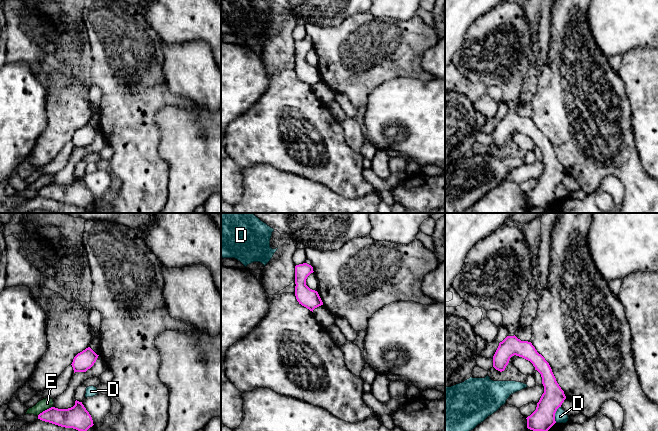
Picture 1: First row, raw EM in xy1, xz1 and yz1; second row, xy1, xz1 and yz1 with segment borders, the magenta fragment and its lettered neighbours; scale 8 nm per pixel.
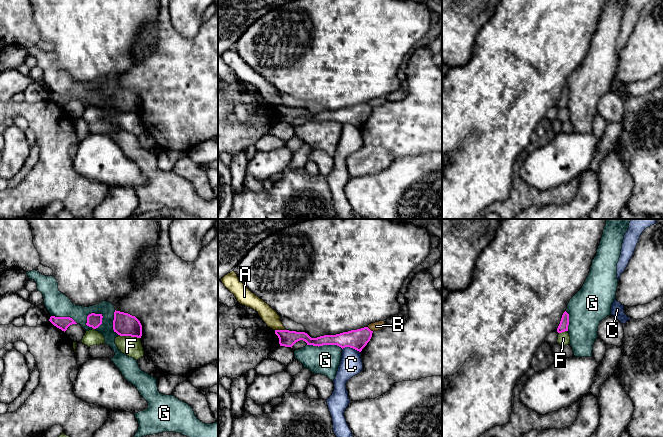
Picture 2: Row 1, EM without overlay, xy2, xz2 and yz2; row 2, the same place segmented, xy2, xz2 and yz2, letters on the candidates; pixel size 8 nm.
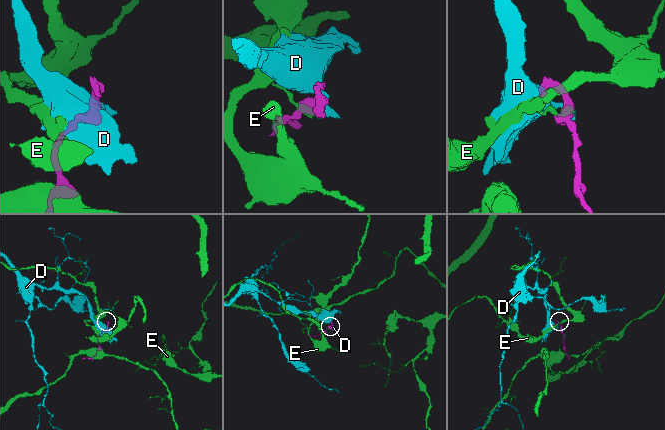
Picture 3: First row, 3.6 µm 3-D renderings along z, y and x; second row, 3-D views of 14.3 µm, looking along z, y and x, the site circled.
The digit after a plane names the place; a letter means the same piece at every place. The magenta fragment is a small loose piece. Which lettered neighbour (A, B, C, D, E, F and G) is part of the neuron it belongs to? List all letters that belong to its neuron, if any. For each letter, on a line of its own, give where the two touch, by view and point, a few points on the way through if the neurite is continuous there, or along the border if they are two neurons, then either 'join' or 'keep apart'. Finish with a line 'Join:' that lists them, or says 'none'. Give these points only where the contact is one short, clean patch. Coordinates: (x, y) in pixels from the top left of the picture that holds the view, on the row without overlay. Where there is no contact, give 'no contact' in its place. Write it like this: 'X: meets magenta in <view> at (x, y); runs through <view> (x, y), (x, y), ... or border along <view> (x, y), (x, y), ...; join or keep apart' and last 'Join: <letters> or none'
A: meets magenta in xz2 at (280, 106); border along xz2 (275, 105), (285, 106); keep apart
B: meets magenta in xz2 at (369, 105); border along xz2 (367, 103), (373, 107); keep apart
C: meets magenta in xz2 at (351, 123); border along xz2 (342, 124), (354, 124), (360, 128); keep apart
D: meets magenta in yz1 at (554, 190); border along yz1 (560, 182), (555, 189), (555, 198); keep apart
E: meets magenta in xy1 at (45, 186); border along xy1 (53, 182), (37, 191); keep apart
F: meets magenta in xy2 at (129, 111); border along xy2 (119, 110), (139, 114); keep apart
G: meets magenta in xy2 at (91, 89); keep apart
Join: none

